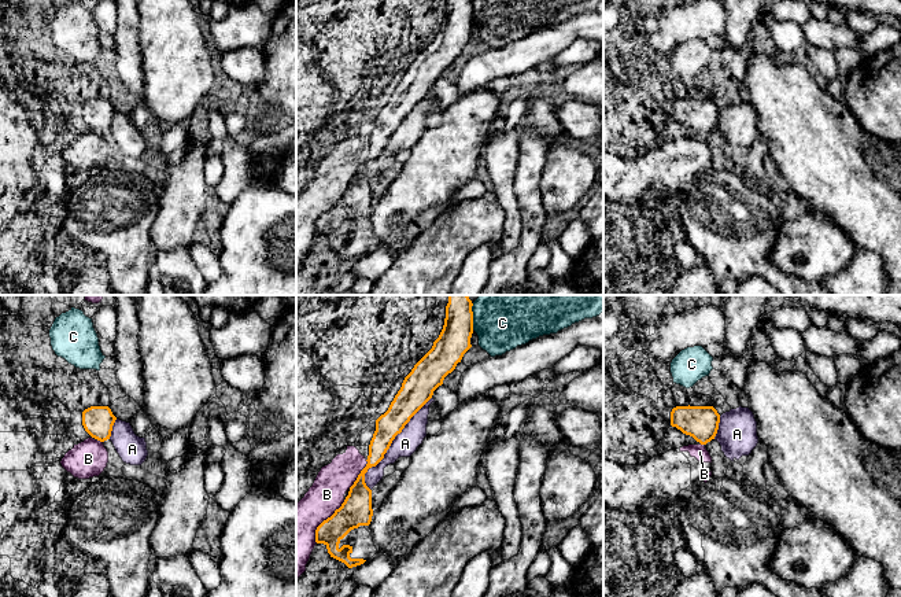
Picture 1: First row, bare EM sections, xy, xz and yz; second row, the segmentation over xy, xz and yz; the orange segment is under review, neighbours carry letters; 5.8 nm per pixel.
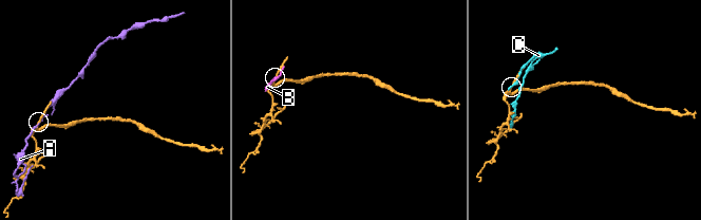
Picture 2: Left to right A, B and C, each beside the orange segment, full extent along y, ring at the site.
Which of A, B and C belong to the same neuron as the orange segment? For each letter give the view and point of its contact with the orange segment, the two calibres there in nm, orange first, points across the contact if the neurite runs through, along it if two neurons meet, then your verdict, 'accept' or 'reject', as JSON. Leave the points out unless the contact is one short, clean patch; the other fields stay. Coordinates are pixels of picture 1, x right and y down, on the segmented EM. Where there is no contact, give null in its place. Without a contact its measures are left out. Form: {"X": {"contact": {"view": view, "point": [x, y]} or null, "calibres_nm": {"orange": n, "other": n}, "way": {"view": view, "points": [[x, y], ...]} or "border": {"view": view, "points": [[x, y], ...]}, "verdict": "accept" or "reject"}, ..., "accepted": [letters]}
{"A": {"contact": {"view": "xz", "point": [390, 445]}, "calibres_nm": {"orange": 160, "other": 140}, "verdict": "reject"}, "B": {"contact": {"view": "xz", "point": [324, 520]}, "calibres_nm": {"orange": 180, "other": 240}, "verdict": "reject"}, "C": {"contact": {"view": "xz", "point": [472, 317]}, "calibres_nm": {"orange": 190, "other": 420}, "verdict": "reject"}, "accepted": []}

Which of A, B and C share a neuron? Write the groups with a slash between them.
A / B / C

